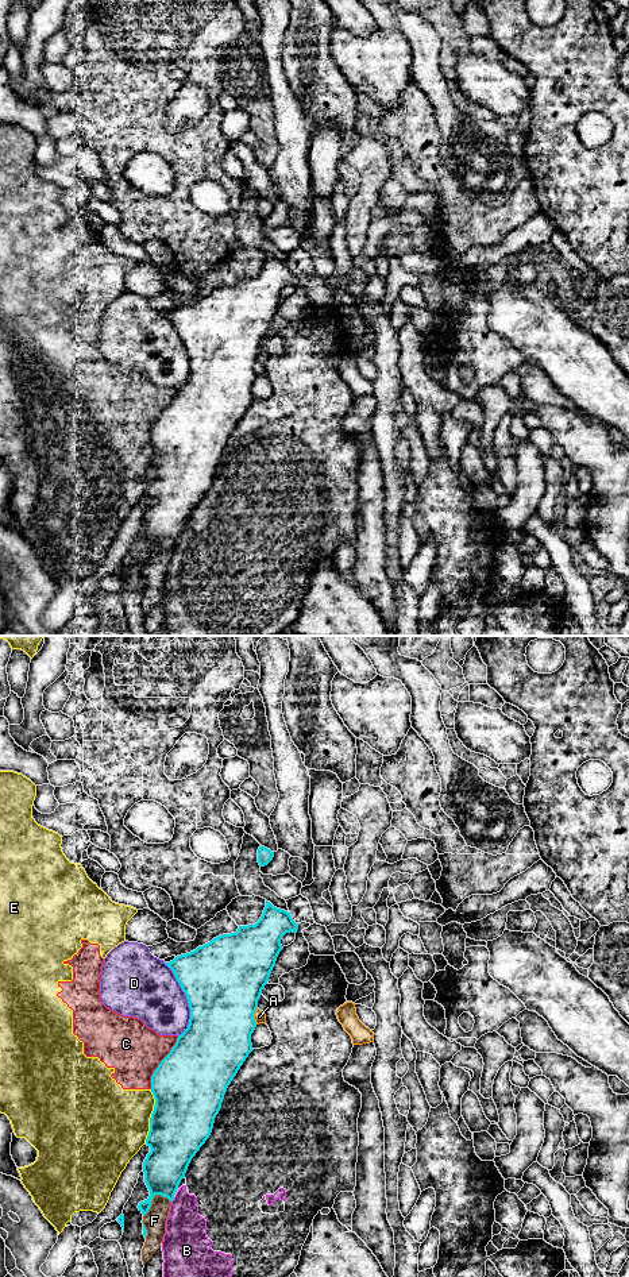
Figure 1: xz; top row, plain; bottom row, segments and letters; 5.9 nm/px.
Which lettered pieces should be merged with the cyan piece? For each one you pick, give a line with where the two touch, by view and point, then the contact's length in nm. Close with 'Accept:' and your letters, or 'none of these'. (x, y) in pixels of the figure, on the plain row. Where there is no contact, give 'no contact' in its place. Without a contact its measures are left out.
Accept: none of these

